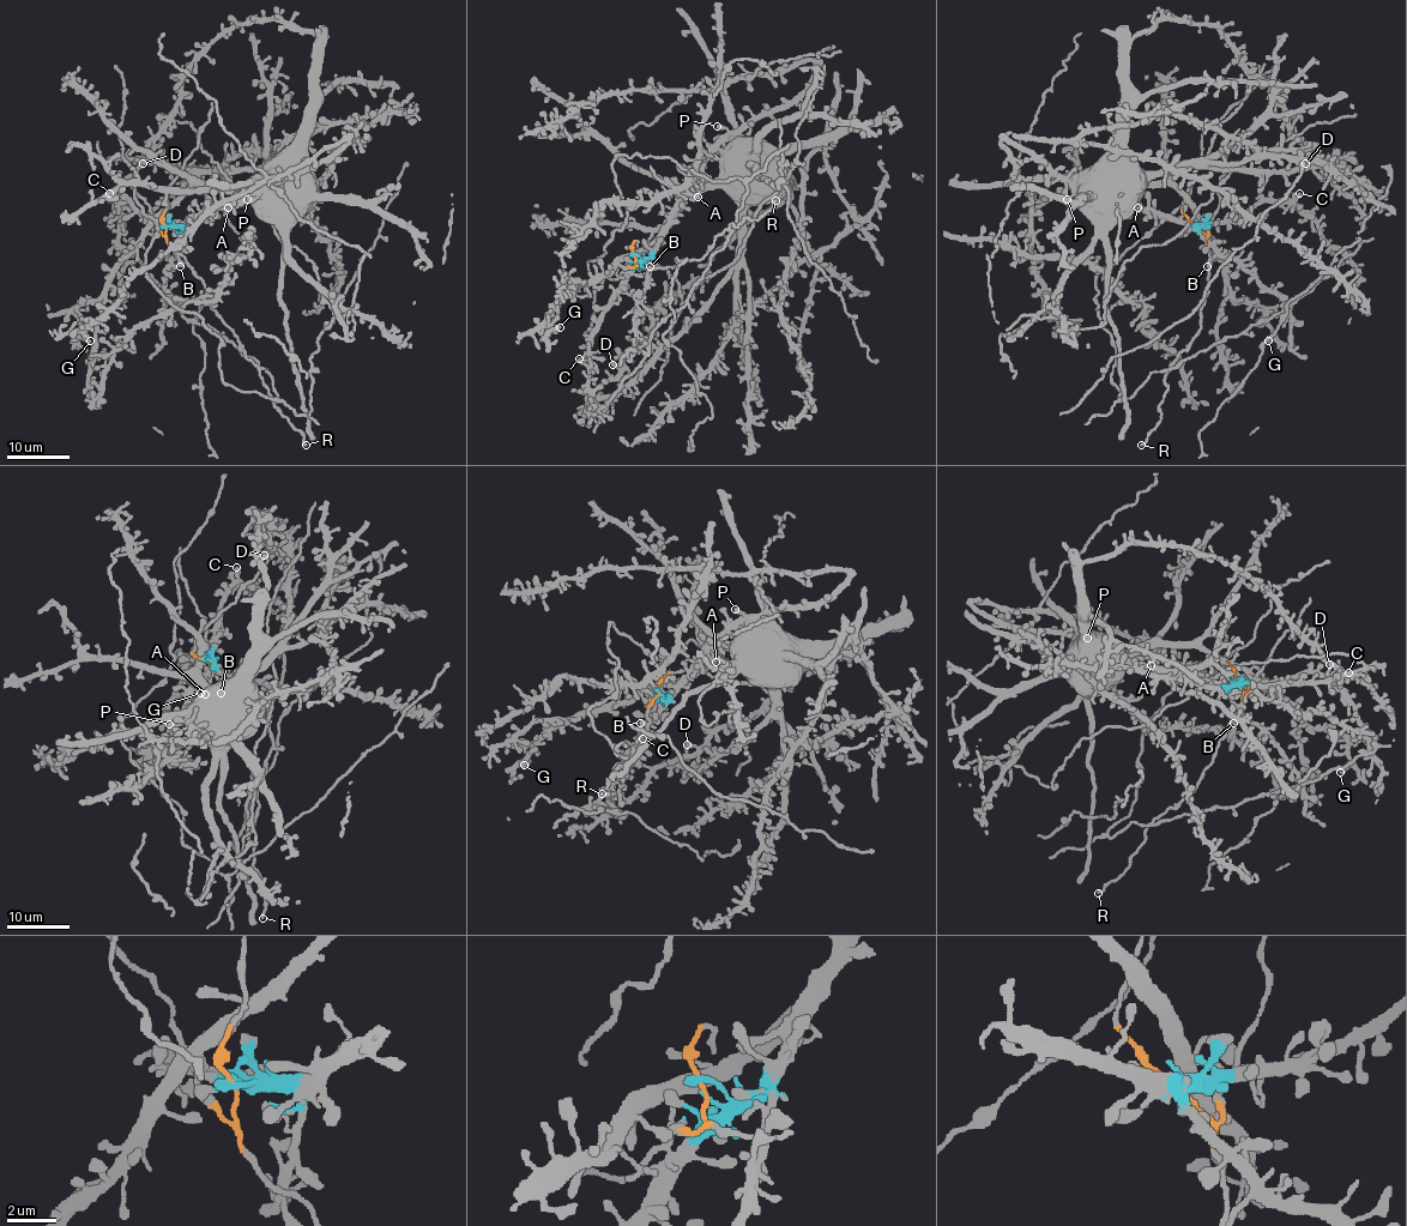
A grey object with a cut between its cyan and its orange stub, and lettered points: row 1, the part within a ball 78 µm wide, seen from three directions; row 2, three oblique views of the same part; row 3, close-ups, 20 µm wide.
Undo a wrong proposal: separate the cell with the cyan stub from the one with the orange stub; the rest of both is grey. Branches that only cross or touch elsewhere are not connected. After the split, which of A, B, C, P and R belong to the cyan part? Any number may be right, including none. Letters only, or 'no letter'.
A, B, C, P

